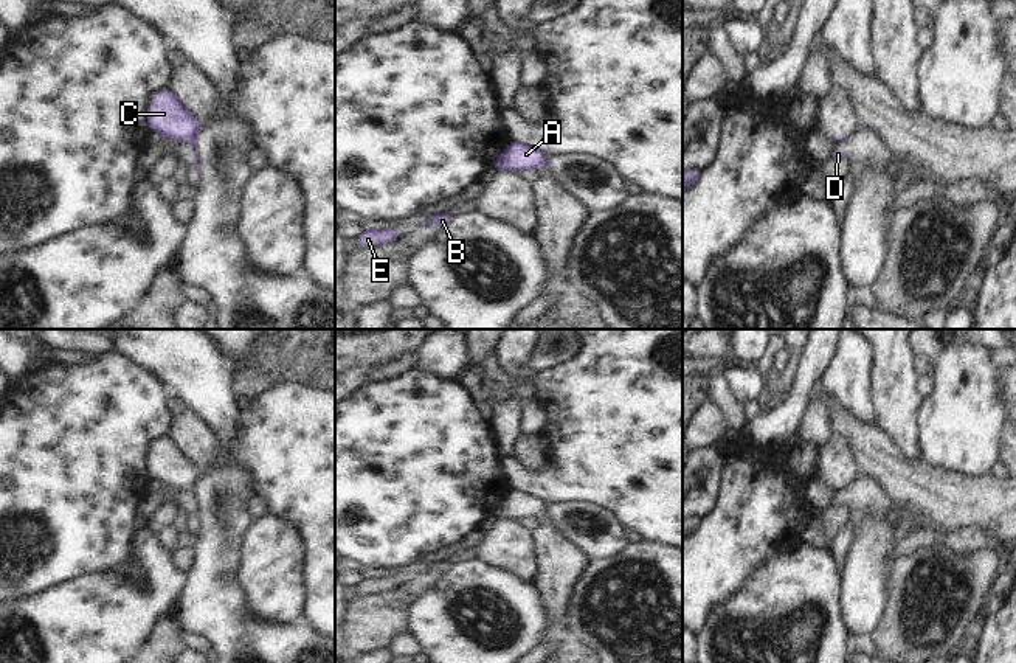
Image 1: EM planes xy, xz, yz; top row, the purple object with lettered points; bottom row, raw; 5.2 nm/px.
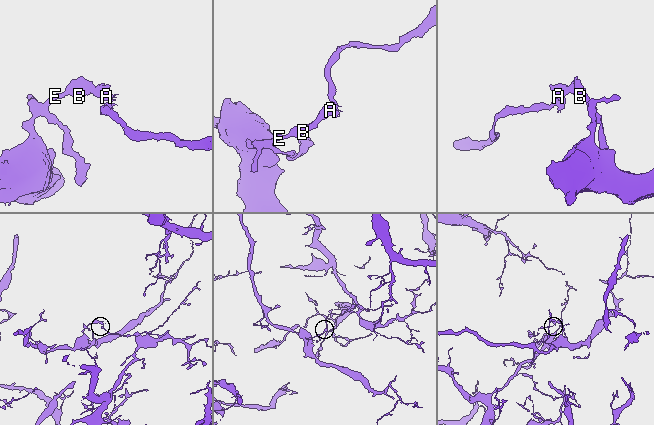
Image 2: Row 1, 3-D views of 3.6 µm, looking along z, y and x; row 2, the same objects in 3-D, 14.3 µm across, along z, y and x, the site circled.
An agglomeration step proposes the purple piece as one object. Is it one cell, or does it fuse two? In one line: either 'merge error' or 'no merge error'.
merge error

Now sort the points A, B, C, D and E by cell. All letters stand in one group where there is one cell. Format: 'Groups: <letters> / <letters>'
Groups: A B C E / D.

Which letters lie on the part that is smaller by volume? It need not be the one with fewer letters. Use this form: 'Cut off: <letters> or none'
Cut off: D

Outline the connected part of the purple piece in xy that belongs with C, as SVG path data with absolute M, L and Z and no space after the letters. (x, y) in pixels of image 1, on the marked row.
M171 87L155 95L146 110L146 123L150 132L183 143L191 143L203 127Z

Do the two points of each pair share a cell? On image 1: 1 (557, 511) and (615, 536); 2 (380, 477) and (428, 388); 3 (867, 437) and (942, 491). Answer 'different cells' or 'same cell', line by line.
1: same cell
2: same cell
3: same cell

